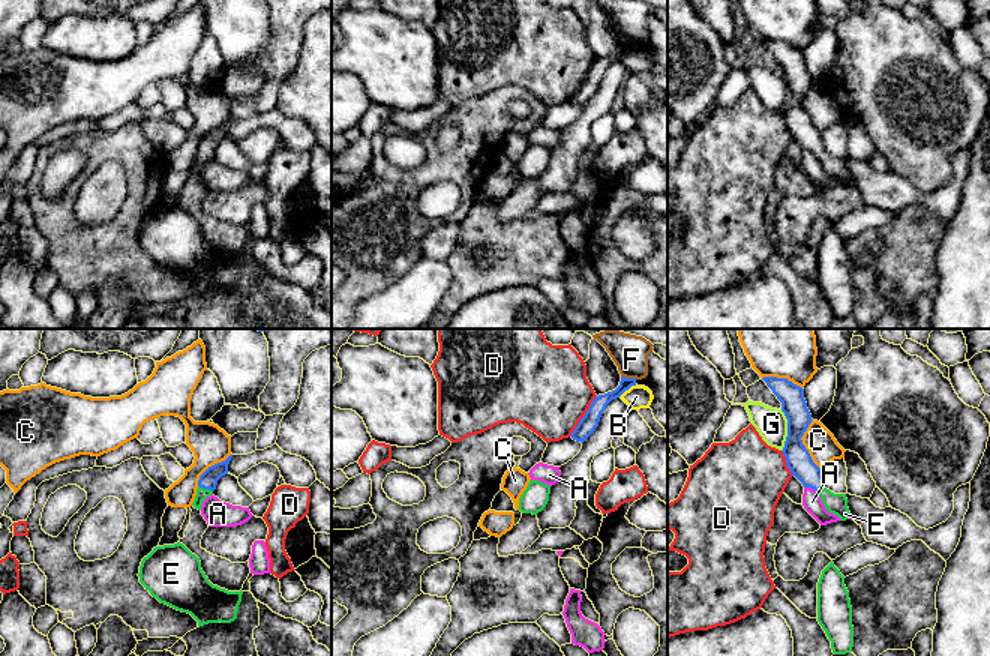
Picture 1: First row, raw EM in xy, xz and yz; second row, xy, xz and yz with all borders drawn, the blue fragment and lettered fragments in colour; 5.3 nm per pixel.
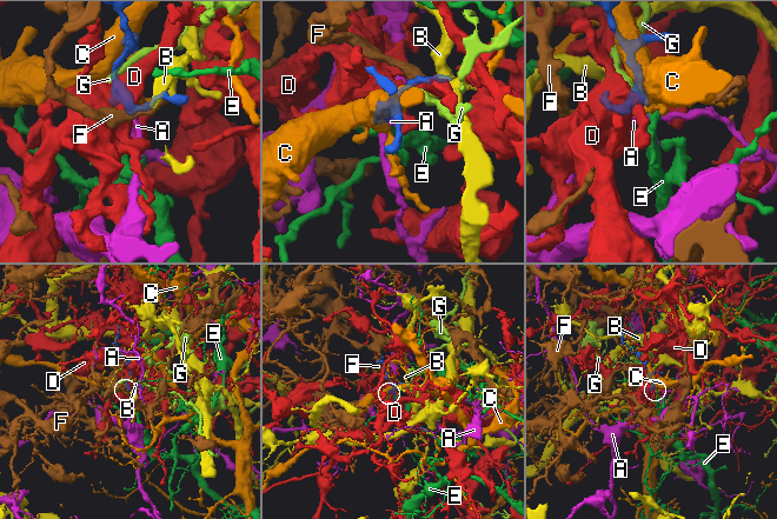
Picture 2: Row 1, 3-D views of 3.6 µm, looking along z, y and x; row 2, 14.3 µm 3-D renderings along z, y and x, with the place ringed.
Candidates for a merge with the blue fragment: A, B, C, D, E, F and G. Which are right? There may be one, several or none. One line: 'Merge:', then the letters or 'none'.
Merge: E

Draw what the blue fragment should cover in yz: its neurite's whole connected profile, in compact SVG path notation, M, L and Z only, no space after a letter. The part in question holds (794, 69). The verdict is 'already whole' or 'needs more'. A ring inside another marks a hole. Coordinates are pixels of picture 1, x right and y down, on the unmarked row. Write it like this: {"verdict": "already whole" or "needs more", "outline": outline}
{"verdict": "needs more", "outline": "M764 41L762 44L782 66L782 75L788 83L788 101L782 114L788 132L804 152L812 152L819 158L830 177L846 185L850 180L846 158L834 158L825 152L822 134L813 126L801 104L813 84L804 63L804 53L788 42Z"}

